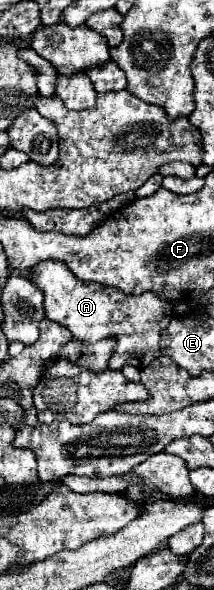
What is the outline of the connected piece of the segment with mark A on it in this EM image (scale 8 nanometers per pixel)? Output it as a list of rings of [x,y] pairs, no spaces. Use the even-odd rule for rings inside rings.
[[[52,260],[34,266],[30,280],[44,292],[46,316],[68,328],[74,340],[80,340],[84,344],[92,344],[104,338],[116,340],[116,346],[112,348],[112,356],[108,360],[110,370],[122,370],[124,364],[132,364],[142,370],[146,364],[160,356],[160,334],[174,316],[170,302],[160,300],[152,292],[144,292],[140,296],[124,296],[124,292],[116,292],[116,288],[102,284],[84,284],[76,280],[76,276],[72,276],[64,264]]]

